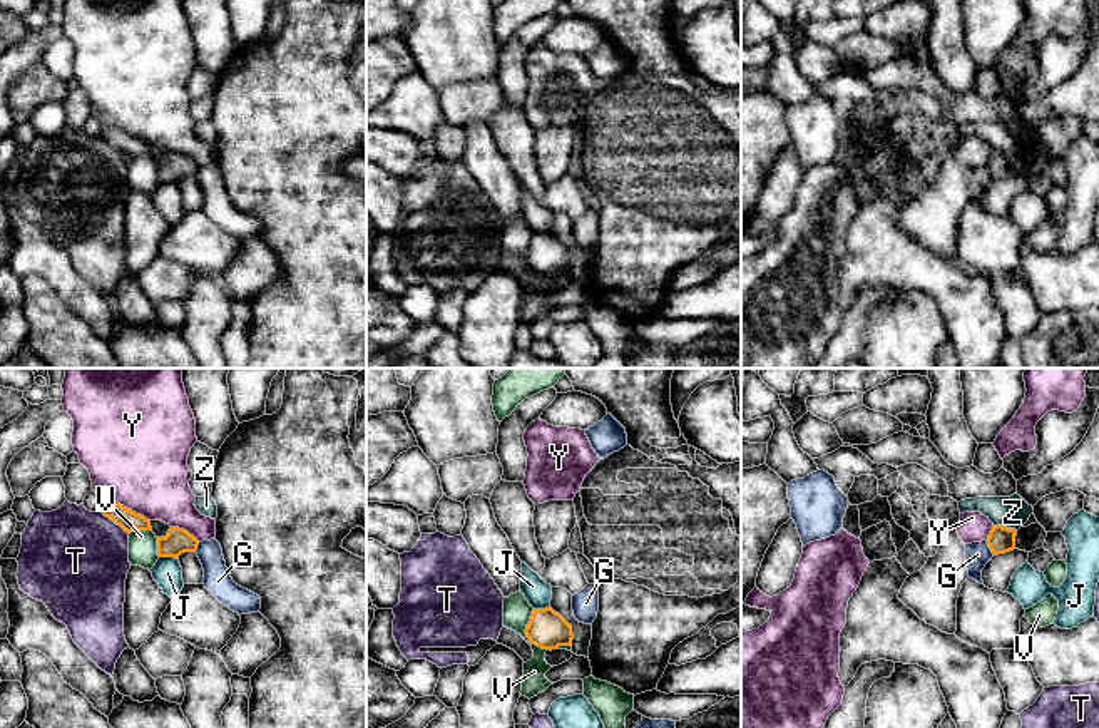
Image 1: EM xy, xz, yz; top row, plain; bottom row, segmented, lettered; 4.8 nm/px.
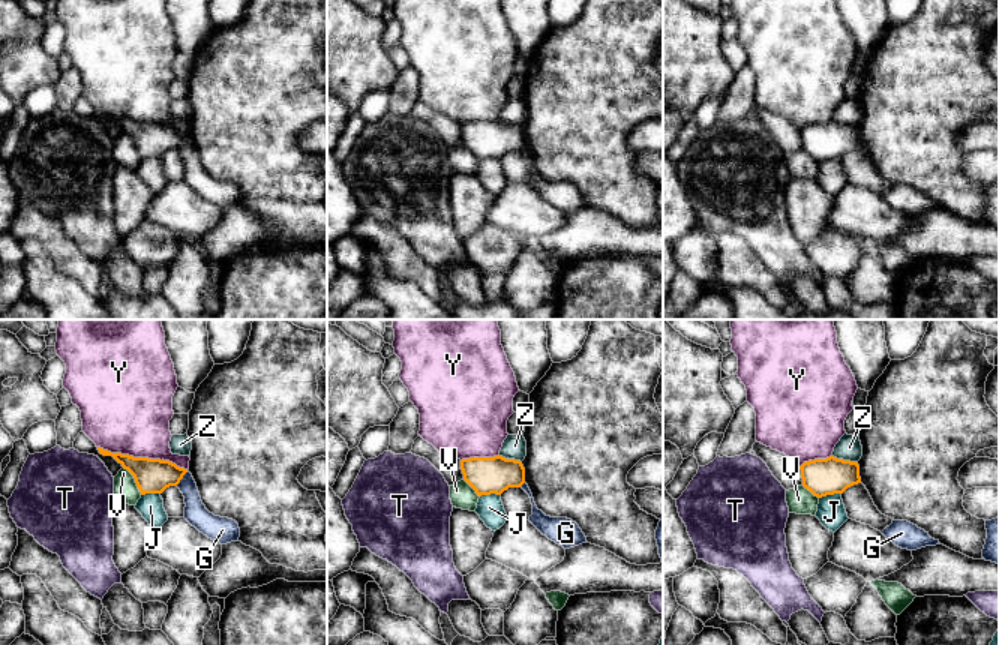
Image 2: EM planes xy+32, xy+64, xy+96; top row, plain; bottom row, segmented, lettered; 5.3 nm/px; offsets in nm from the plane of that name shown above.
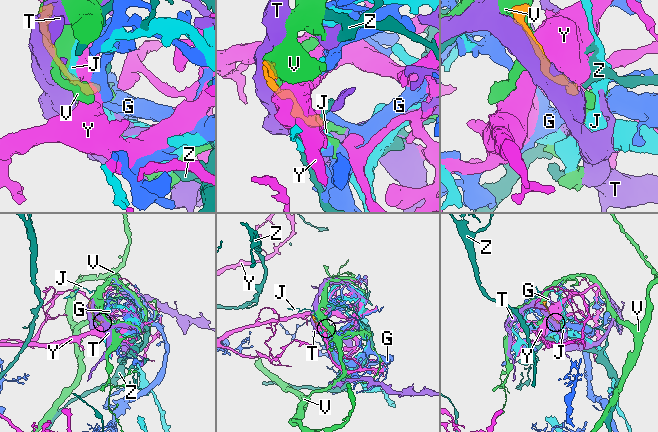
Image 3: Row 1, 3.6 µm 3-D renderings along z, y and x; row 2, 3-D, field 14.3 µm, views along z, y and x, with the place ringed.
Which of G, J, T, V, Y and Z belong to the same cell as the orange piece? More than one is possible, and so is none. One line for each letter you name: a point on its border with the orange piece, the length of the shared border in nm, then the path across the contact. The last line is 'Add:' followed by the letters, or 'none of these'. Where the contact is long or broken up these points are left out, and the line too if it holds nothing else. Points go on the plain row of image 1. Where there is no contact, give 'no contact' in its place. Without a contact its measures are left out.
Add: none of these

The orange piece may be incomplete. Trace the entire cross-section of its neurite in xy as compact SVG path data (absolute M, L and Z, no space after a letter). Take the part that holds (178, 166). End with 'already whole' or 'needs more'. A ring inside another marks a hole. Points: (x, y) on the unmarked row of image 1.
M171 152L166 162L157 162L157 181L179 184L184 177L196 177L199 166L187 156Z; already whole

